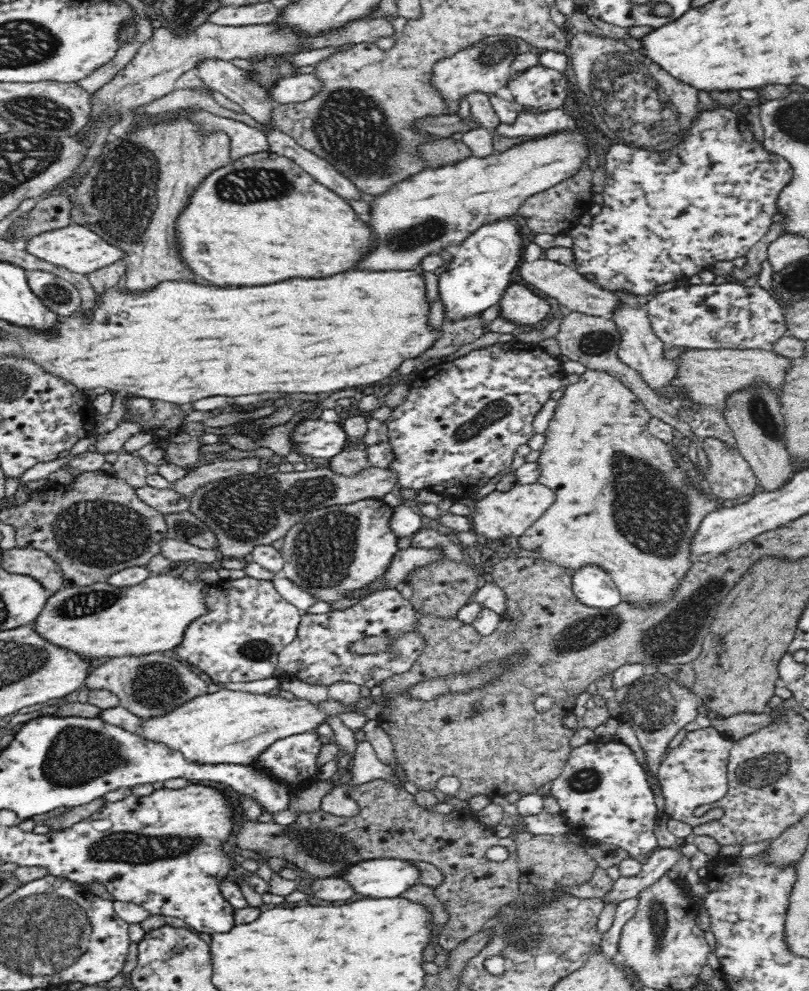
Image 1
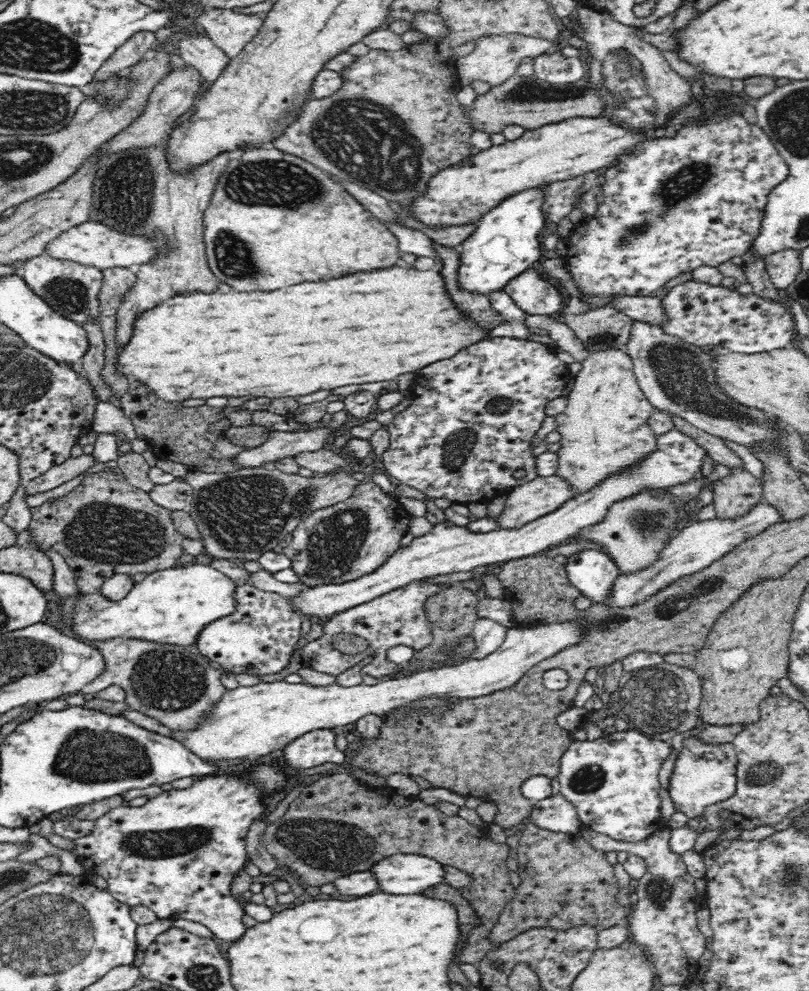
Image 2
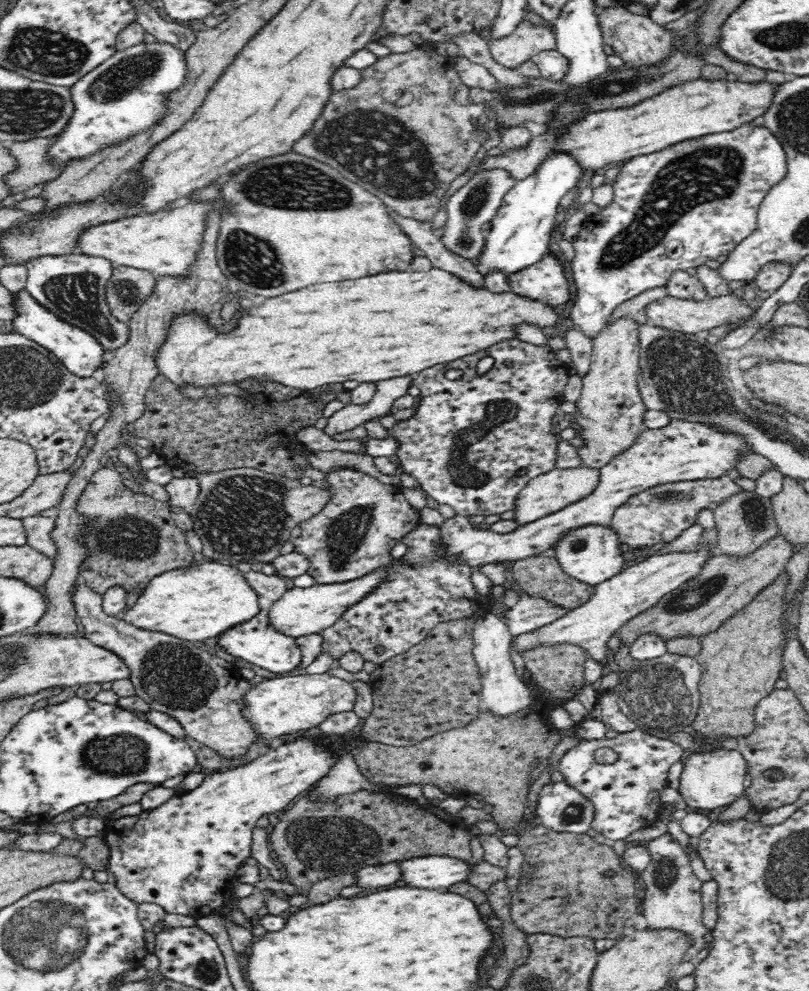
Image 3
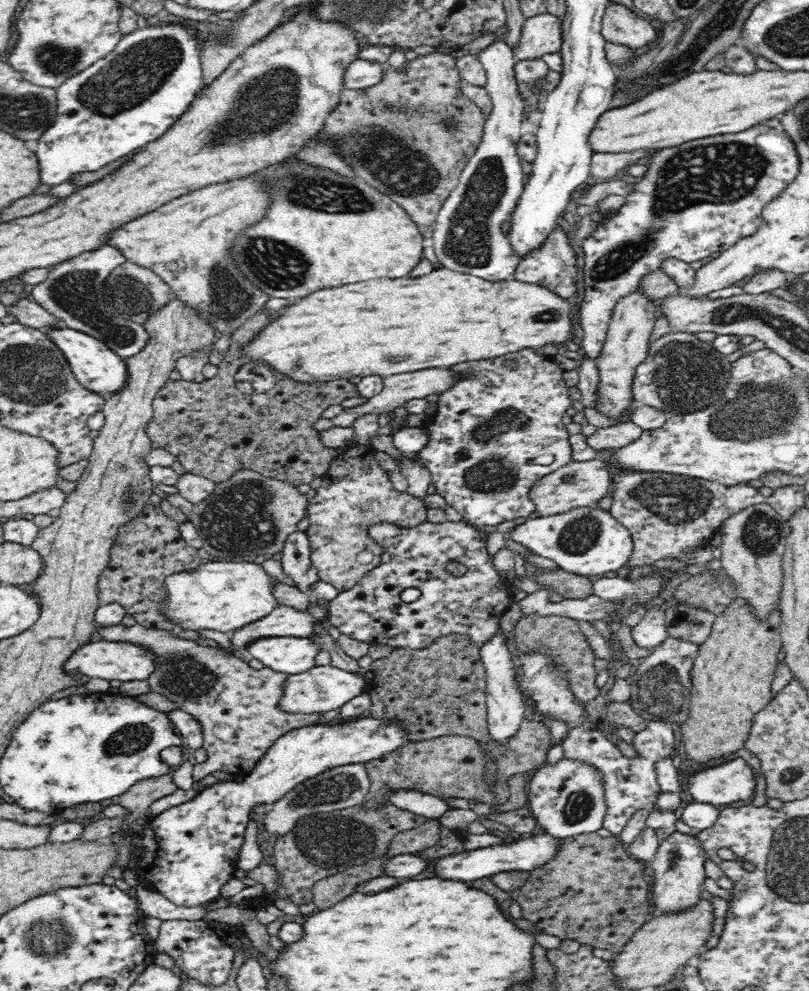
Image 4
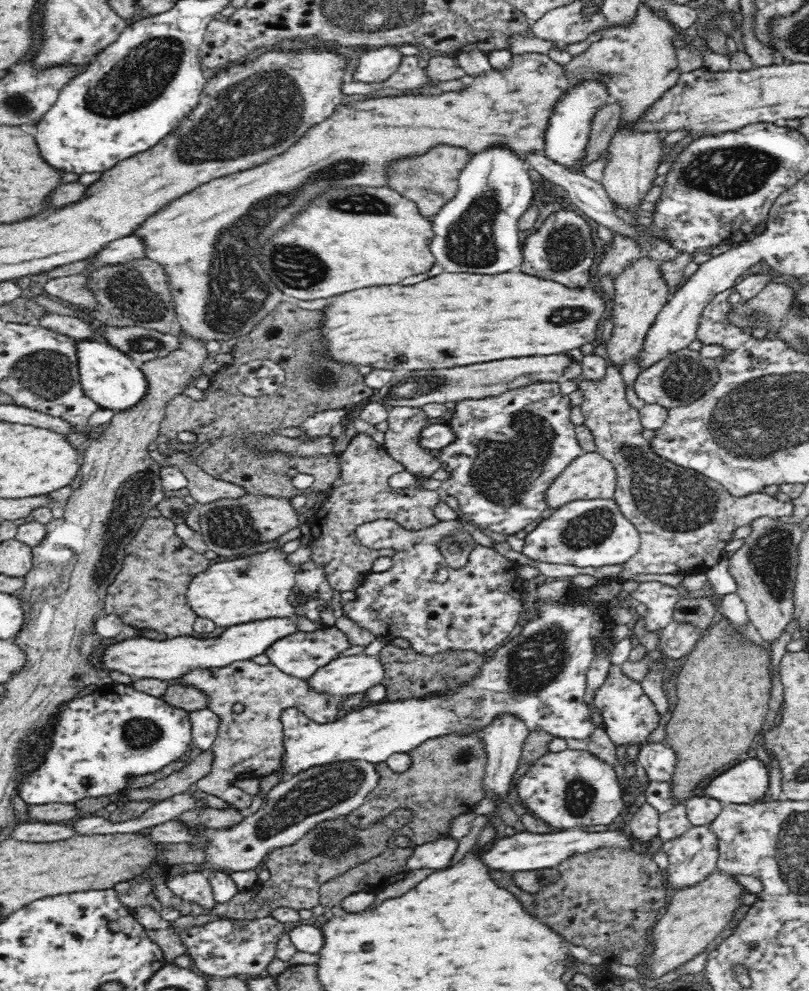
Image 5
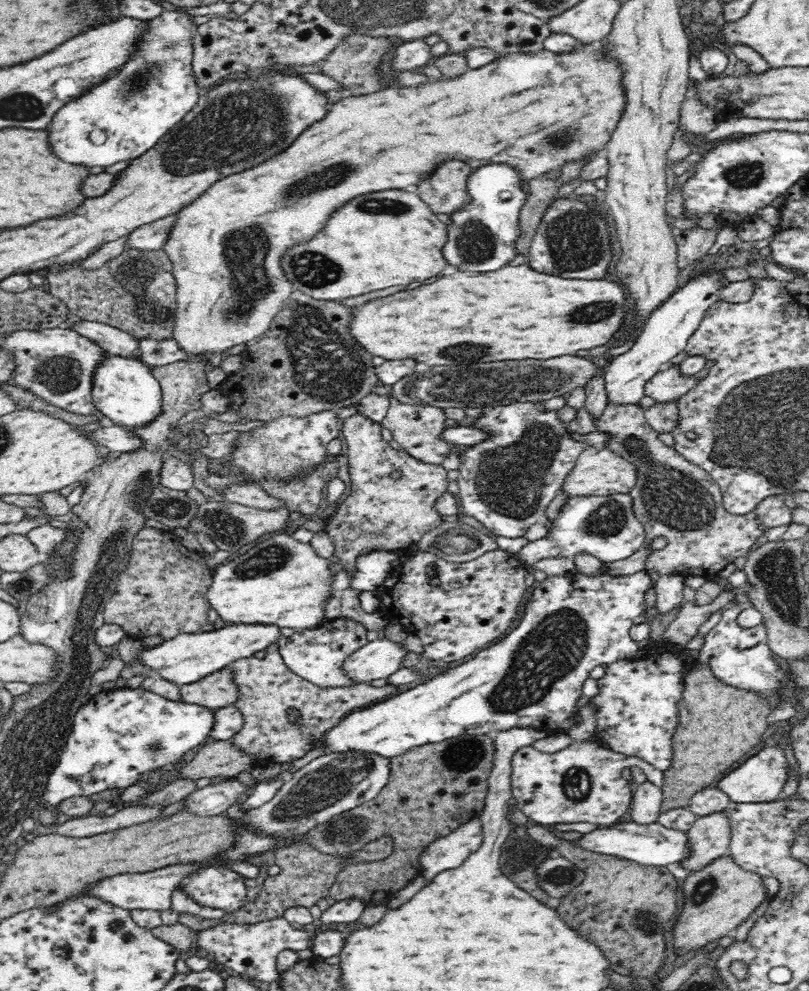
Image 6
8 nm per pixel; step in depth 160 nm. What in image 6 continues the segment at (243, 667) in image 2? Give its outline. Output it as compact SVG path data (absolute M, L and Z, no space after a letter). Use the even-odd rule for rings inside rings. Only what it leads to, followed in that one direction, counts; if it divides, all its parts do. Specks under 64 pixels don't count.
M344 619L324 620L314 629L296 630L290 637L280 636L278 653L282 661L294 674L316 686L352 686L352 681L344 675L342 664L344 658L368 644L366 627L362 623Z

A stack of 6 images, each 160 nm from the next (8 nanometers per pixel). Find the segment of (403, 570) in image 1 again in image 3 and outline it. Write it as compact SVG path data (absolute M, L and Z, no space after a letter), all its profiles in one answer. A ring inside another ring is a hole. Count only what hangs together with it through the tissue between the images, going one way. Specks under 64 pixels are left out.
M671 419L664 428L644 428L632 446L622 454L617 454L616 458L599 470L598 486L586 498L559 512L520 525L516 530L506 534L477 528L475 524L470 523L468 517L457 514L438 526L442 540L438 542L436 553L444 555L444 560L440 561L456 565L464 563L472 568L509 560L514 562L539 555L555 548L556 543L571 530L588 525L610 527L616 508L626 504L632 495L637 495L640 491L673 482L720 478L722 474L726 474L726 470L734 468L742 450L749 450L742 437L716 431L706 423ZM399 558L398 560L394 559L391 564L386 564L374 572L362 576L362 578L356 578L356 580L338 584L315 583L314 586L308 586L308 588L290 586L269 607L269 621L278 632L294 638L322 632L325 628L332 626L353 604L360 602L361 598L370 594L380 583L383 583L384 579L387 579L389 570L393 569L394 563L411 565L407 564L403 558Z

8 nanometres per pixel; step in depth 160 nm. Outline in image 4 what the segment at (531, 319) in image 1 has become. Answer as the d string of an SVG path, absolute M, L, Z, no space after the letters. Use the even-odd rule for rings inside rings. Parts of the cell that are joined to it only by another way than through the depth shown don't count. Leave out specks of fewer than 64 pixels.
M562 228L552 231L552 234L548 236L548 240L540 248L520 260L516 273L512 278L518 282L536 283L538 286L544 286L544 288L562 299L571 298L577 291L576 276L580 274L580 270L576 252L574 252L570 243Z

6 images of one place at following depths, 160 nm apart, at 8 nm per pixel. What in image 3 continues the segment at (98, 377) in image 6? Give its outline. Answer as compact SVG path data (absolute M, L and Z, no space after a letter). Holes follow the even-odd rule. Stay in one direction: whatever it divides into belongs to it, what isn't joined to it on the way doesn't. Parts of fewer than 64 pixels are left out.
M25 289L13 294L13 298L16 316L12 318L12 324L15 331L50 350L76 377L99 376L99 369L105 366L102 356L104 348L94 336L52 314L46 307L36 302Z

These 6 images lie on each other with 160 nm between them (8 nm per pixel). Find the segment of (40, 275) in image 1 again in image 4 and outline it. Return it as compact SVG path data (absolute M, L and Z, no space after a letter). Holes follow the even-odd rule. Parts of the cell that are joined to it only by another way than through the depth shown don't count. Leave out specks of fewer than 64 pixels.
M103 245L48 268L50 271L46 279L28 288L29 297L46 309L58 321L58 326L92 335L118 356L129 358L146 346L148 333L141 324L122 318L108 308L103 292L105 280L124 262L123 254L116 248Z

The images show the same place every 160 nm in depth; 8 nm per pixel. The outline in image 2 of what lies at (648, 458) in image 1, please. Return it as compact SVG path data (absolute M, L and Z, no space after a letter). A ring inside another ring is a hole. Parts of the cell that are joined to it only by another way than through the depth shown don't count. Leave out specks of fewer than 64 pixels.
M623 347L589 354L588 358L581 362L584 368L575 376L574 386L566 396L567 405L564 412L554 418L557 424L554 430L561 435L560 441L554 447L558 459L558 468L554 475L566 479L575 496L592 490L612 475L635 467L657 449L657 437L649 425L655 406L652 406L639 387L631 357L624 352ZM642 488L628 498L617 500L599 523L578 530L574 536L566 538L565 542L584 540L597 543L599 551L604 551L616 563L618 574L634 574L651 567L659 559L659 554L671 541L672 532L678 530L682 516L680 509L674 503L669 488Z

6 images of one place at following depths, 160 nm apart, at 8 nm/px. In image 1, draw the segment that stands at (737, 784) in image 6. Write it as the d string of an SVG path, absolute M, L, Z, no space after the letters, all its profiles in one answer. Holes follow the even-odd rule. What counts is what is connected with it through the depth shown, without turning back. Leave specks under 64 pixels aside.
M709 725L707 728L688 731L680 746L676 746L664 754L655 774L660 784L661 795L664 798L662 812L668 818L685 822L693 828L700 826L700 822L696 822L696 815L694 814L696 808L702 805L711 805L720 800L728 791L727 766L734 744L732 739L724 736L714 726Z

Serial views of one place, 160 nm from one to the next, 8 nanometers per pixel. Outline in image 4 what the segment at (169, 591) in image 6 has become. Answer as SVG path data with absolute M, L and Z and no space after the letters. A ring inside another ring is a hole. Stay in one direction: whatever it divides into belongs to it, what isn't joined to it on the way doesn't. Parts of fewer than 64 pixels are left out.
M148 504L136 518L116 528L116 540L110 546L110 558L104 572L98 578L98 604L119 602L126 613L146 628L177 630L164 615L160 615L160 602L166 594L166 576L184 570L194 570L204 561L198 557L198 549L190 546L179 531L180 520L169 517L161 506Z

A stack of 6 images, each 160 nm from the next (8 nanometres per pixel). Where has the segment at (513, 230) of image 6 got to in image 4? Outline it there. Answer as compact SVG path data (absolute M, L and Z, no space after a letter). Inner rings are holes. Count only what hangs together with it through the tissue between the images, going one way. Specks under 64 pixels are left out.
M506 22L492 32L494 40L477 54L487 74L484 88L492 103L492 110L485 117L483 137L476 152L468 159L456 188L448 195L437 214L432 225L434 234L430 240L438 257L438 266L480 276L490 282L512 278L521 260L508 243L506 224L526 180L521 158L516 152L518 138L522 136L520 130L526 104L515 79L517 62L512 55L512 47L502 39L508 30Z

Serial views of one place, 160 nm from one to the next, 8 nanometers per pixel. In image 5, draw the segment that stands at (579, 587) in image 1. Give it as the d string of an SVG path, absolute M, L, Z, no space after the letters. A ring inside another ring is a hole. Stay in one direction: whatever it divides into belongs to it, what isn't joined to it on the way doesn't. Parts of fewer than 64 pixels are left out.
M580 499L556 509L554 514L527 530L523 553L531 560L572 566L614 566L628 562L638 552L638 529L624 518L614 499Z

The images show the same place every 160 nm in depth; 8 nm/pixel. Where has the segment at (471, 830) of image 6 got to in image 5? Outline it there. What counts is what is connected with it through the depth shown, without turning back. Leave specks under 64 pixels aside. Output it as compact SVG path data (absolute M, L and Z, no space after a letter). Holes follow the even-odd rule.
M444 837L436 842L428 842L418 846L412 854L406 858L408 872L412 870L422 870L422 868L432 868L432 870L442 870L450 864L452 856L458 848L458 840L454 837Z

